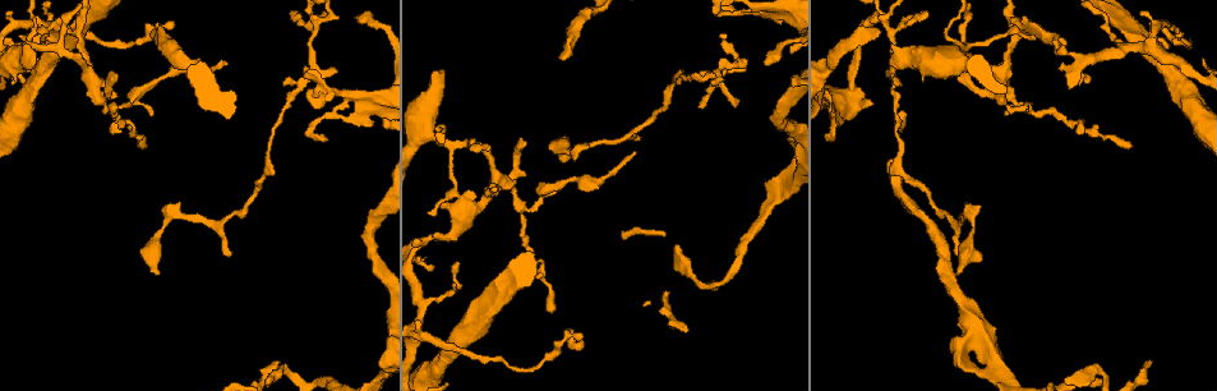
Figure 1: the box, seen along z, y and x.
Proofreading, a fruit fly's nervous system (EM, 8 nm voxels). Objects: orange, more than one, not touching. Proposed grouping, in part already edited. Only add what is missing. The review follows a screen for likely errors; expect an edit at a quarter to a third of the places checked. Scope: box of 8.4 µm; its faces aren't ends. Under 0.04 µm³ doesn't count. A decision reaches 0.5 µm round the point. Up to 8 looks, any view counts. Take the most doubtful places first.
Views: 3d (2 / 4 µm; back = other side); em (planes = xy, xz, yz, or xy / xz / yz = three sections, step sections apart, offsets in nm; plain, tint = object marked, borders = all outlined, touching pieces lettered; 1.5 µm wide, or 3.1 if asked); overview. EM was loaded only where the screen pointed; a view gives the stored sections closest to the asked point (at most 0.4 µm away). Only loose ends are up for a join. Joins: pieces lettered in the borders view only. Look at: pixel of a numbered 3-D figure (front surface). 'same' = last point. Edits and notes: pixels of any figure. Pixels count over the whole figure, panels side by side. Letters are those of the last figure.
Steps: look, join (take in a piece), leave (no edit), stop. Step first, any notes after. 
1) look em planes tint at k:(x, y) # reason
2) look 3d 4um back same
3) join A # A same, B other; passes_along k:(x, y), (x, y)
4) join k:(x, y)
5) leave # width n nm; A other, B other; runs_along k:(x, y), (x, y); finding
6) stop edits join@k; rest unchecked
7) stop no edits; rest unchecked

look em planes plain at 1:(564, 60) # an open end

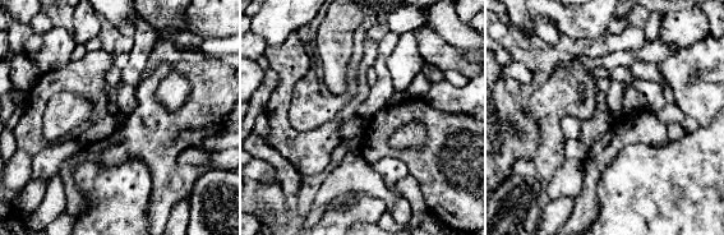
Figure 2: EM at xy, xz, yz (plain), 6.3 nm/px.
look em planes borders same

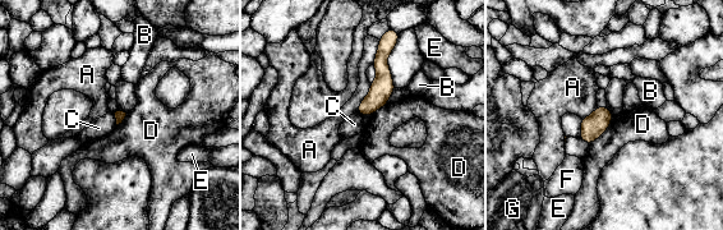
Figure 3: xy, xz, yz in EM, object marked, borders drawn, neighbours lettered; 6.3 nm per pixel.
leave # longest_contact D 240 nm; A other, B other, C other, D other, E other, F other, G other; no lettered piece goes on from it

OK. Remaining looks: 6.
look 3d 4um at 1:(113, 77)

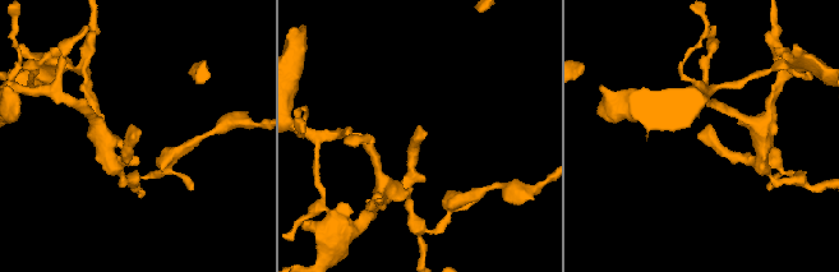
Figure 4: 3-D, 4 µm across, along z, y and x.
look em planes borders at 4:(698, 133)

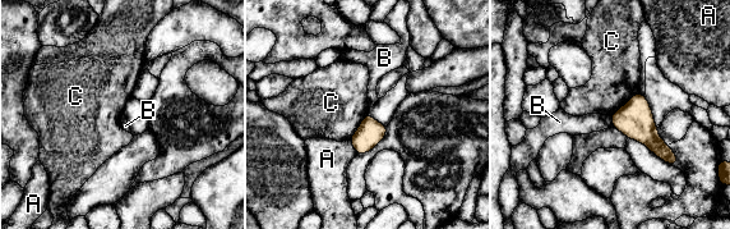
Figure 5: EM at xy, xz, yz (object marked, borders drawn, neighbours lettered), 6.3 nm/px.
leave # width 160 nm; A other, B other, C other; none of them fits

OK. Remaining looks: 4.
look em planes borders at 1:(1164, 48) # thin end

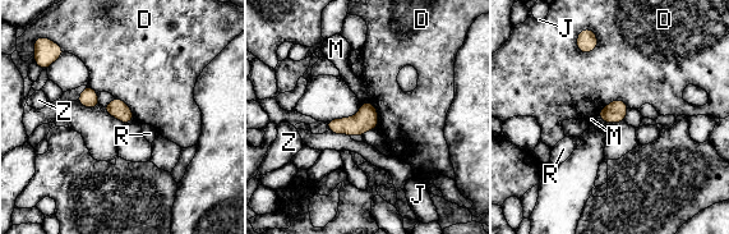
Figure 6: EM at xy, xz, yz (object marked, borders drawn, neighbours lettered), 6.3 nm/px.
leave # width 120 nm; D other, J other, M other, R other, Z other; border 6:(593, 30), (598, 45), (580, 53); no lettered piece goes on from it

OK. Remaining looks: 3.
stop no edits; rest unchecked

